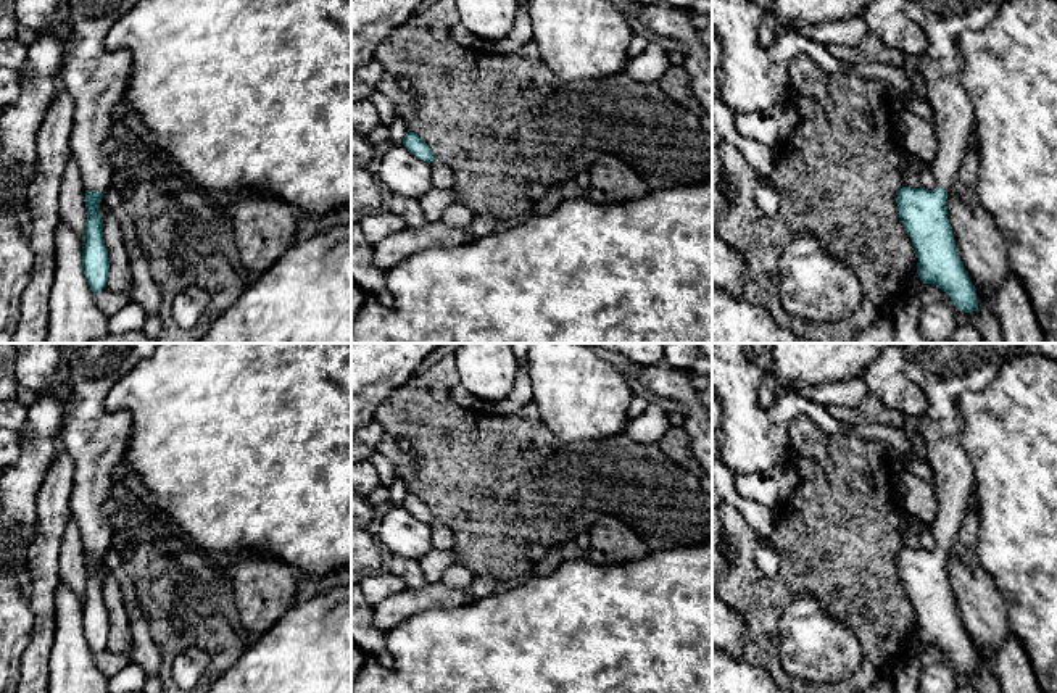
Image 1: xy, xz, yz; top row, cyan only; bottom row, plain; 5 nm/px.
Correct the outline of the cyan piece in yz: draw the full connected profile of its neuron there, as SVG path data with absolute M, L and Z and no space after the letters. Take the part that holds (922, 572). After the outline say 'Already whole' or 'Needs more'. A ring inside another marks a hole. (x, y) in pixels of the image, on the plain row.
M904 343L906 376L926 396L930 408L922 416L920 432L926 443L926 461L935 475L933 490L938 500L938 516L931 532L938 548L902 548L897 553L899 579L917 612L917 635L923 645L933 645L946 653L964 674L978 670L975 648L960 622L952 588L947 580L946 561L955 533L965 517L975 490L973 466L962 445L964 421L957 400L965 392L980 392L999 374L1009 355L1023 343Z. Needs more

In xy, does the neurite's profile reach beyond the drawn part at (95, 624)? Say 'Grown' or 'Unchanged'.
Grown

